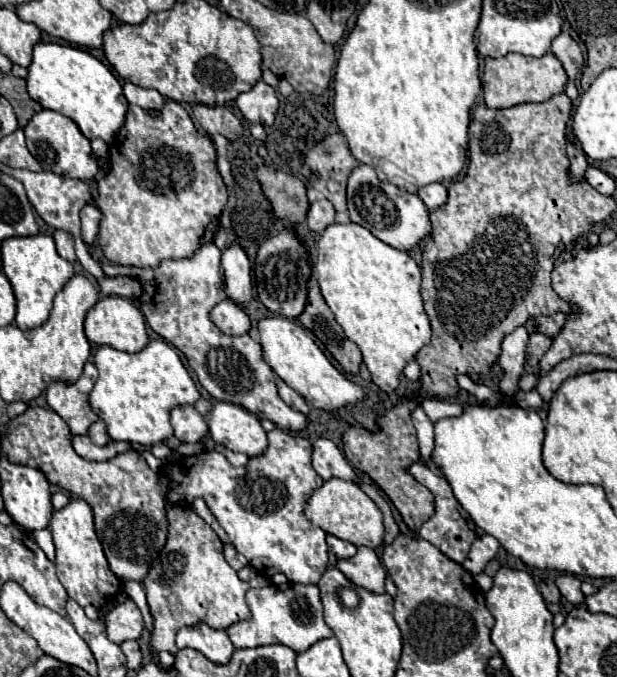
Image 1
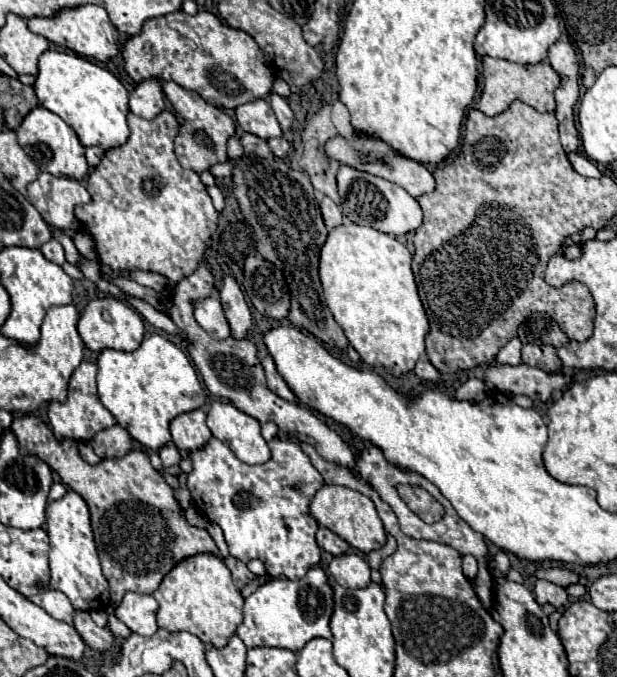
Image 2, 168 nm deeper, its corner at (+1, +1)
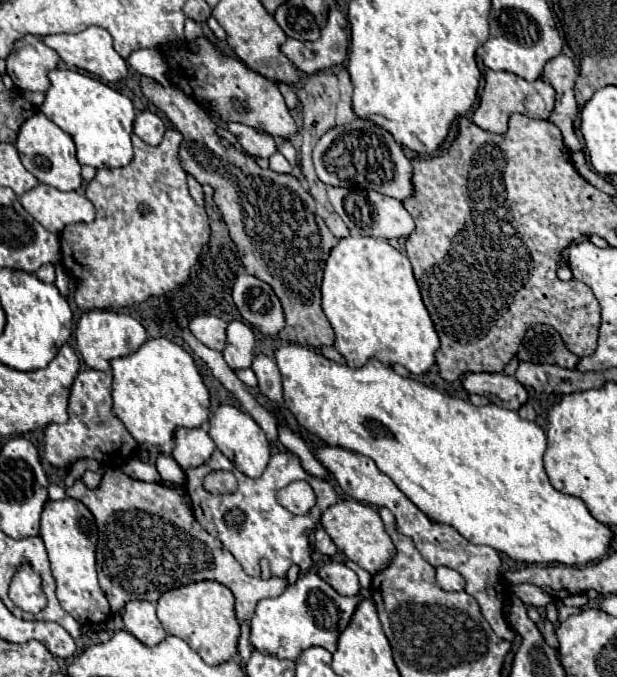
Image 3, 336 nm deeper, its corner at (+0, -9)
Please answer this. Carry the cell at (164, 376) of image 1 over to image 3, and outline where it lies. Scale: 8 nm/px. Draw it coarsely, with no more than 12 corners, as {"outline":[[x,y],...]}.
{"outline":[[151,339],[111,361],[113,415],[169,455],[209,419],[193,357]]}

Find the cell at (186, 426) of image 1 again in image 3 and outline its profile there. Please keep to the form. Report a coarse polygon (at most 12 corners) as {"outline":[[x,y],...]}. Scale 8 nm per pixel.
{"outline":[[203,427],[175,431],[183,469],[205,463],[215,443]]}

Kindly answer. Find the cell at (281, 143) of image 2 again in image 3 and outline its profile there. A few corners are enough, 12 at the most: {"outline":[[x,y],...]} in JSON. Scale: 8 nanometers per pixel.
{"outline":[[281,153],[269,157],[271,169],[291,173],[293,167]]}

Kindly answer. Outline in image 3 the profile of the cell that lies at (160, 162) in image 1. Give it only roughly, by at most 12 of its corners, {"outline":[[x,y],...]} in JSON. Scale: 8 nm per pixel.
{"outline":[[177,129],[85,187],[61,231],[83,311],[185,285],[211,227]]}

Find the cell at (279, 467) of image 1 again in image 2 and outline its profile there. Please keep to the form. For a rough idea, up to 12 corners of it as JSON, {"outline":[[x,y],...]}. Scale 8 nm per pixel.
{"outline":[[210,439],[186,485],[232,557],[320,563],[322,475],[294,441],[262,465]]}

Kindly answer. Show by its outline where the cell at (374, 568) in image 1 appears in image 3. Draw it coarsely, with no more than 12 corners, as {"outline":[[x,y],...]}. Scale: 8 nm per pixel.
{"outline":[[341,561],[323,565],[319,577],[339,595],[361,591],[357,573]]}

